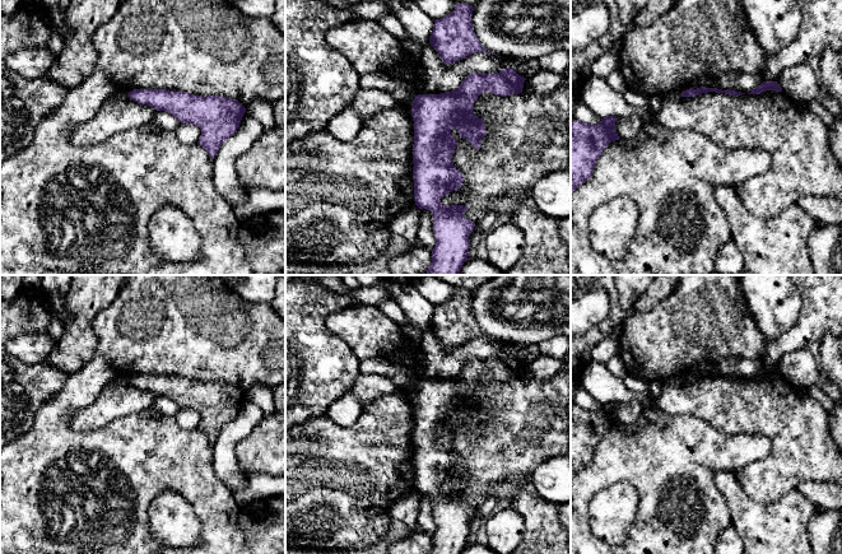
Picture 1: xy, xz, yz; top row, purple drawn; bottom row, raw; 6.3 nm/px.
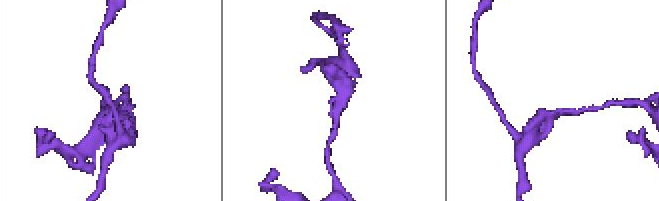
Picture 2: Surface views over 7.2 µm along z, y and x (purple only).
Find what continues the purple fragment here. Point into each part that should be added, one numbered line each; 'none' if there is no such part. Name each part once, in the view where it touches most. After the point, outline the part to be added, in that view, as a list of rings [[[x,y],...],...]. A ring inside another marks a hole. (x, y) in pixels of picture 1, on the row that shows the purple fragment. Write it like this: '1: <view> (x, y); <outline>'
none

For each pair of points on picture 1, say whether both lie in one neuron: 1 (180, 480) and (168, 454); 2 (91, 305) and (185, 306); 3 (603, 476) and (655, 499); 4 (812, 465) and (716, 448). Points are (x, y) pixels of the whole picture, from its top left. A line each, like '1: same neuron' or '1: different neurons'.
1: same neuron
2: different neurons
3: same neuron
4: different neurons

